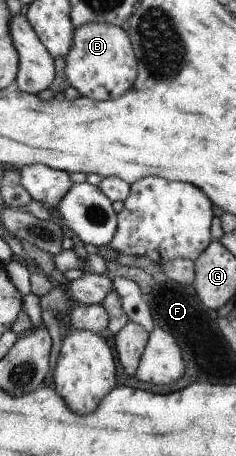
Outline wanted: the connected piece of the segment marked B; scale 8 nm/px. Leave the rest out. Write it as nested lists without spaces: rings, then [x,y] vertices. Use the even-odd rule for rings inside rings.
[[[89,23],[75,27],[75,43],[72,51],[65,57],[65,73],[71,87],[79,91],[79,95],[95,101],[109,101],[128,96],[128,90],[136,85],[138,65],[135,61],[133,45],[129,43],[123,26],[111,23]],[[97,69],[99,69],[99,91],[97,91]],[[81,75],[87,77],[87,89],[81,93]],[[105,91],[105,93],[101,93]]]

